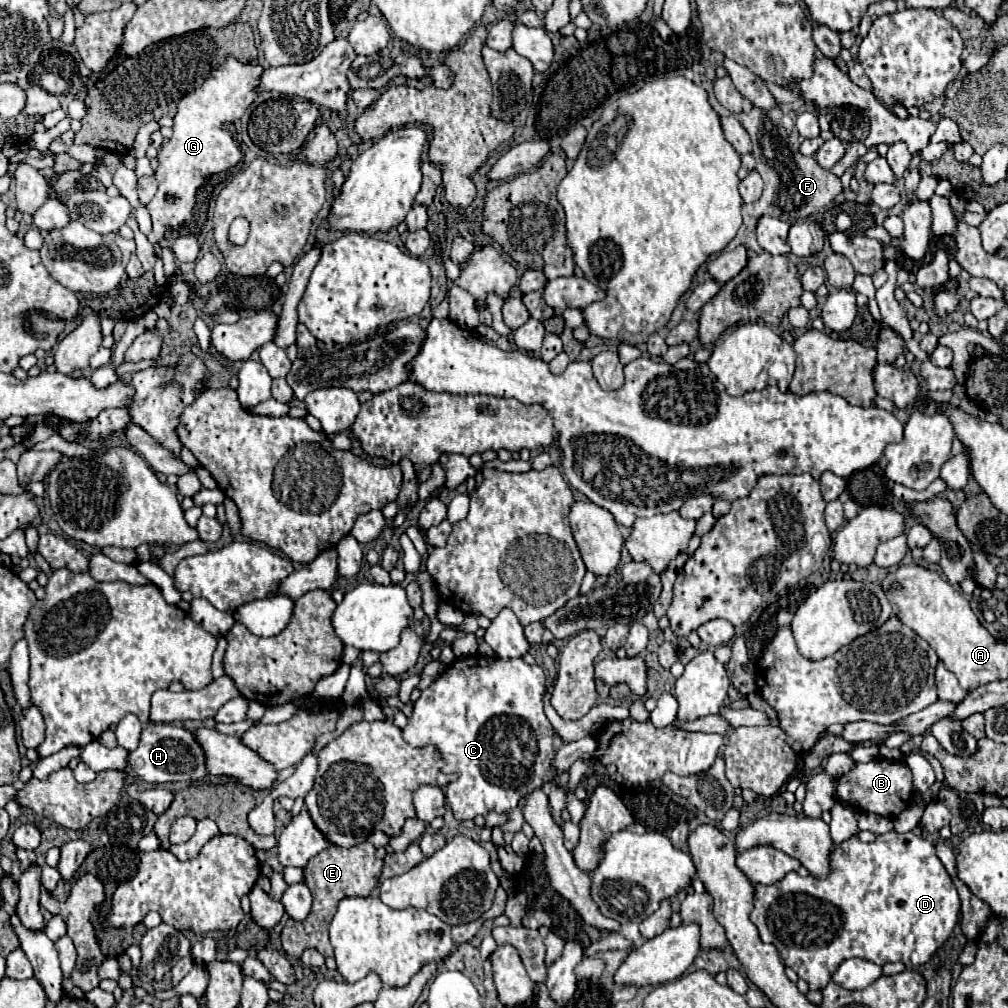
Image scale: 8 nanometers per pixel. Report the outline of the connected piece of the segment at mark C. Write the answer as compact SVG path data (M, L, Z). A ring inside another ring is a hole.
M475 654L475 656L467 656L467 658L459 658L455 660L427 690L421 692L421 698L413 704L413 714L407 722L407 726L403 728L403 738L415 746L415 748L423 748L423 746L435 746L437 752L441 754L445 766L443 766L443 772L447 774L455 774L457 780L449 782L447 784L447 792L445 792L445 800L447 800L447 806L451 808L453 816L457 820L467 820L467 818L475 818L477 814L481 816L487 816L491 810L497 810L497 812L505 812L505 810L513 810L517 808L519 800L525 798L527 794L531 794L533 790L539 790L543 788L543 776L551 770L551 760L555 758L555 748L553 748L553 742L555 742L555 732L553 732L553 726L549 724L547 716L543 714L543 692L545 692L545 674L543 670L537 666L537 664L527 664L523 660L501 660L497 656L481 656L481 654Z

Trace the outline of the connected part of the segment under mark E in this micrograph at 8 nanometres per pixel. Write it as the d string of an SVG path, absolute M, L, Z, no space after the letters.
M361 842L351 848L333 844L315 858L311 858L305 866L305 884L313 894L313 908L311 914L303 921L288 919L281 932L282 949L285 950L285 954L289 958L299 958L305 948L317 948L325 958L333 956L327 928L331 924L339 900L345 896L371 896L373 888L379 882L381 866L383 860L375 856L375 846L369 842Z

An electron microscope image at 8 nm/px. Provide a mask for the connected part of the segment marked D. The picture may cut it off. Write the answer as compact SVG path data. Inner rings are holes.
M891 830L869 844L859 838L849 838L839 844L835 852L831 872L825 878L803 878L797 872L789 872L777 884L755 886L751 922L757 926L761 940L773 944L783 964L793 968L799 978L807 980L811 990L823 990L839 968L839 962L847 958L863 958L879 966L903 962L907 968L929 962L951 936L961 910L957 888L937 858L933 842L913 832L897 834Z

